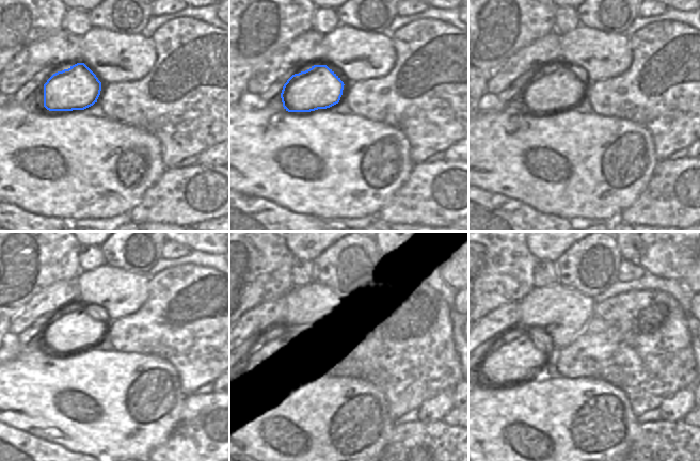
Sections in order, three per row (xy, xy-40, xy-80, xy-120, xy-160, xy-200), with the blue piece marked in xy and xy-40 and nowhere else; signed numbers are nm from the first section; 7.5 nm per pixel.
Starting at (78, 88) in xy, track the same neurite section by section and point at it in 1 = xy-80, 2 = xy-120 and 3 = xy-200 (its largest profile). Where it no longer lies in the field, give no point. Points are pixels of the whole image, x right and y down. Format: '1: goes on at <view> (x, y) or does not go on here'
1: goes on at xy-80 (558, 88)
2: goes on at xy-120 (78, 328)
3: goes on at xy-200 (514, 356)

